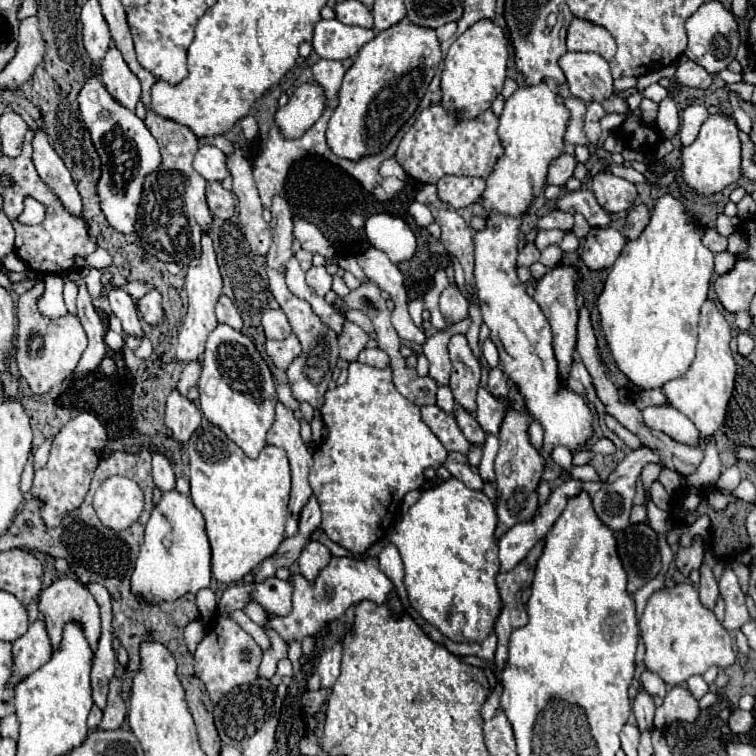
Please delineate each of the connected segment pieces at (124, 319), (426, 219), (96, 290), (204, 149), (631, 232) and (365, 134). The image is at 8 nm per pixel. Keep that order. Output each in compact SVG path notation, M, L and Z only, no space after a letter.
M114 288L114 290L108 292L108 300L110 300L112 312L120 318L120 322L124 326L124 332L130 334L130 336L144 336L130 294L124 292L122 288Z
M420 202L410 204L408 212L410 212L410 216L416 220L416 224L418 224L418 226L422 226L422 228L428 228L428 226L434 222L434 216L432 216L430 208L428 208L428 206L424 206L424 204L420 204Z
M92 268L86 276L86 286L88 286L88 292L92 298L100 298L100 292L102 292L102 280L100 280L100 272L96 268Z
M200 146L200 150L196 152L194 158L194 168L208 180L224 180L228 176L228 168L226 168L226 154L222 150L218 150L216 146Z
M636 206L634 210L630 210L626 216L626 226L624 226L626 238L636 240L642 234L642 230L648 226L648 220L650 220L650 212L646 206Z
M402 20L388 30L376 34L376 38L362 46L358 58L350 66L350 70L344 74L342 88L338 92L338 106L334 108L334 114L328 122L326 140L328 148L346 160L360 160L362 156L372 156L382 152L390 140L396 136L396 132L402 128L402 124L408 122L408 118L416 112L424 92L428 90L430 80L434 78L436 66L442 60L440 42L436 38L436 32L430 28L422 28L416 24L410 24L408 20Z

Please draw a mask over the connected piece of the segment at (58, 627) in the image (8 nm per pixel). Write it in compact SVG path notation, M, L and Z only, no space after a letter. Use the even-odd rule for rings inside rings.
M60 578L60 580L56 580L50 588L42 590L40 600L38 600L38 608L40 608L42 618L46 622L48 636L52 640L54 650L60 648L64 626L68 622L78 622L78 624L82 624L82 630L84 630L84 636L86 636L90 648L96 652L98 638L100 638L100 612L98 612L98 604L96 604L94 596L88 592L88 588L82 582L78 582L76 578Z

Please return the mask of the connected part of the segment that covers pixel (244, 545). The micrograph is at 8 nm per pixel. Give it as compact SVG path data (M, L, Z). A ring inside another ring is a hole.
M210 424L198 428L188 440L190 458L190 498L202 512L206 522L206 534L212 548L212 576L218 582L230 584L242 580L266 558L270 558L284 540L284 522L288 518L288 494L290 494L290 466L284 450L278 446L264 446L256 460L248 458L240 446L236 446L218 426Z

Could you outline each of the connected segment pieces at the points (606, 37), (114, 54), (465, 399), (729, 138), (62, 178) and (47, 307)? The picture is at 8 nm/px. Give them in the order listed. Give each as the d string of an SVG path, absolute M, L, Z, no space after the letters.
M572 18L568 26L568 40L566 40L568 50L582 50L582 52L598 52L606 60L610 60L616 54L616 40L612 34L594 22L582 20L582 18Z
M112 46L106 52L106 58L100 66L100 78L106 84L108 92L122 102L126 108L134 110L140 100L140 80L132 74L128 64L124 62L120 50Z
M458 334L448 344L450 360L452 360L452 376L450 376L450 390L458 406L466 412L476 412L476 390L480 386L480 364L474 358L466 336Z
M720 112L720 114L710 116L702 124L698 138L682 150L682 180L694 194L710 196L710 194L722 192L730 184L736 184L738 178L740 178L738 126L734 118Z
M36 130L34 136L34 166L40 174L40 178L48 184L48 188L58 196L62 206L70 212L82 218L82 200L80 194L72 182L72 176L68 168L64 166L62 158L54 152L54 148L48 144L48 138L42 130Z
M48 274L44 278L44 286L46 286L46 290L37 302L38 309L48 318L64 316L68 312L66 306L64 306L64 300L62 300L64 280L58 274Z

